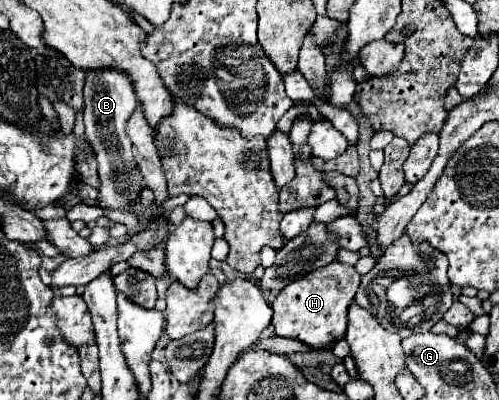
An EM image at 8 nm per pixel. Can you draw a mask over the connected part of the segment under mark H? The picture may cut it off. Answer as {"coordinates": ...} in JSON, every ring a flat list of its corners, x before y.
{"coordinates":[[333,261,331,265,311,271,303,279,289,283,271,303,275,335,297,339,315,351,329,349,331,343,345,337,347,307,357,293,359,281,361,275,353,265]]}

